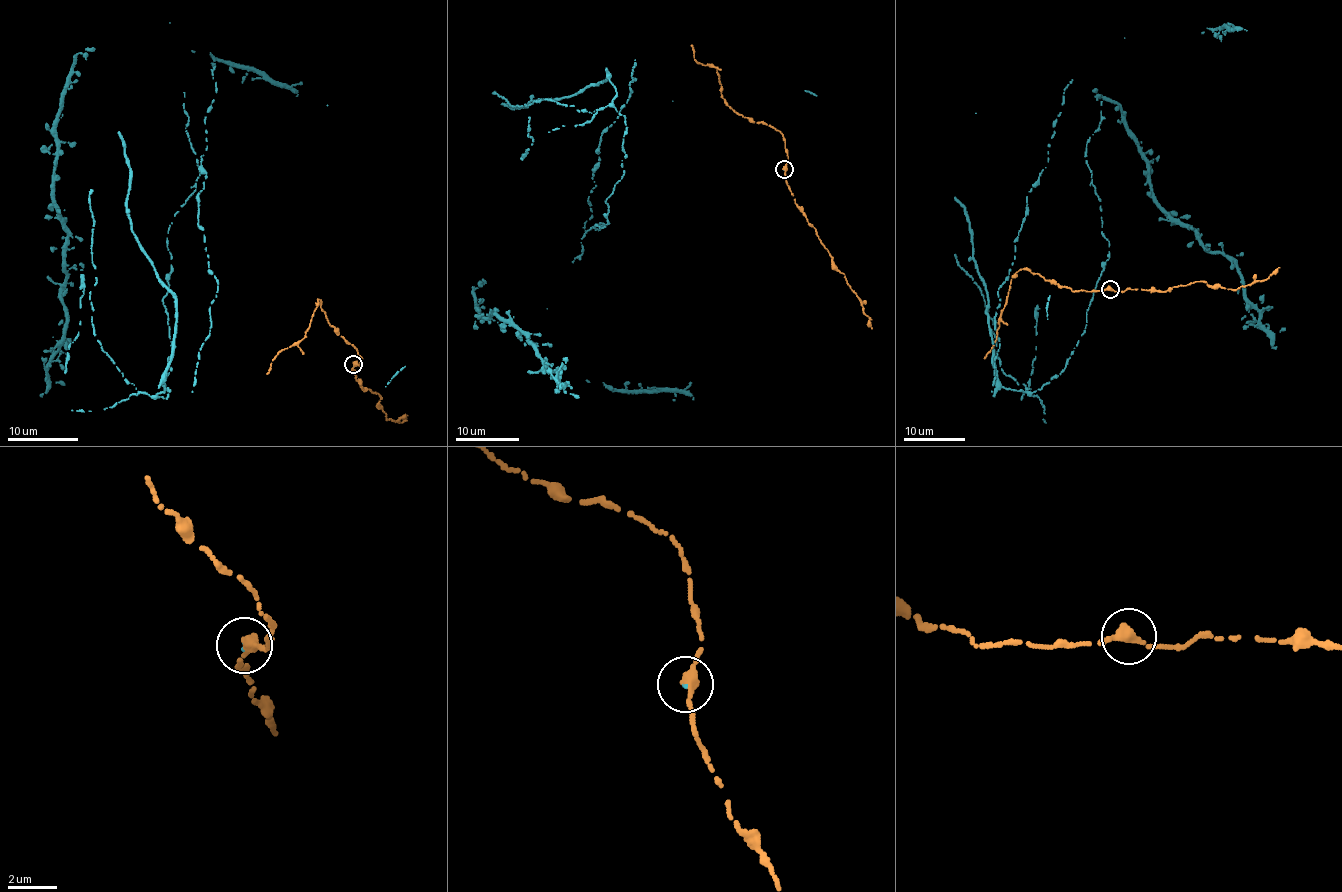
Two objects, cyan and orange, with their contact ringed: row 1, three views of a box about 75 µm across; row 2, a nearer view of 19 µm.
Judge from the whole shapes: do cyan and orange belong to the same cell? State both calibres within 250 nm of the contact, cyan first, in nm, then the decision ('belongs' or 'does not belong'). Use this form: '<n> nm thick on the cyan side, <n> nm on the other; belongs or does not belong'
70 nm thick on the cyan side, 320 nm on the other; belongs

